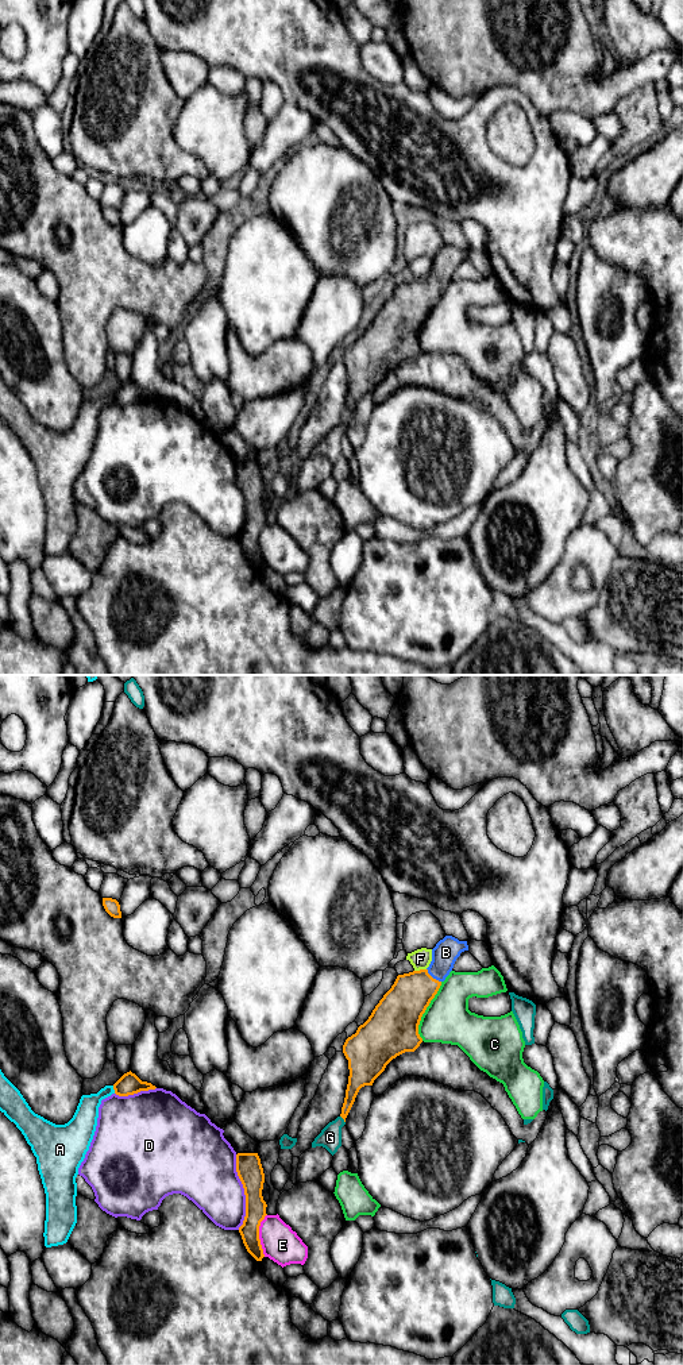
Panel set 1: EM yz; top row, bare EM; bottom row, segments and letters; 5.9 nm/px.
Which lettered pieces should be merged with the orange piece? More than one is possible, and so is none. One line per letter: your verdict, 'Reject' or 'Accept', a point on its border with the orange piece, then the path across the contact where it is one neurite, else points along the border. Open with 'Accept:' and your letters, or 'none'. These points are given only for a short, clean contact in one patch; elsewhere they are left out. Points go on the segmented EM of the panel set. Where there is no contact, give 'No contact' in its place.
Accept: B
A: Reject. Touches orange at yz (114, 1088)
B: Accept. Touches orange at yz (431, 976). Path across: yz (402, 1006), (431, 976), (440, 967), (446, 952)
C: Reject. Touches orange at yz (424, 1011)
D: Reject. Touches orange at yz (244, 1192)
E: Reject. Touches orange at yz (258, 1236)
F: Reject. Touches orange at yz (420, 970)
G: Reject. Touches orange at yz (343, 1118)

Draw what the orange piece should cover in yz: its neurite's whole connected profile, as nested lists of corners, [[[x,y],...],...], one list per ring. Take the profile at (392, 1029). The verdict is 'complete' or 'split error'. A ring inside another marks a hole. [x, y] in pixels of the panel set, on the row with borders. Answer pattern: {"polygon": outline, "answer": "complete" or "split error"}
{"polygon": [[[452,936],[440,940],[432,949],[429,967],[398,975],[368,1019],[346,1040],[343,1053],[350,1076],[340,1114],[344,1122],[359,1090],[373,1086],[393,1059],[420,1046],[421,1017],[464,951],[467,941]]], "answer": "split error"}

